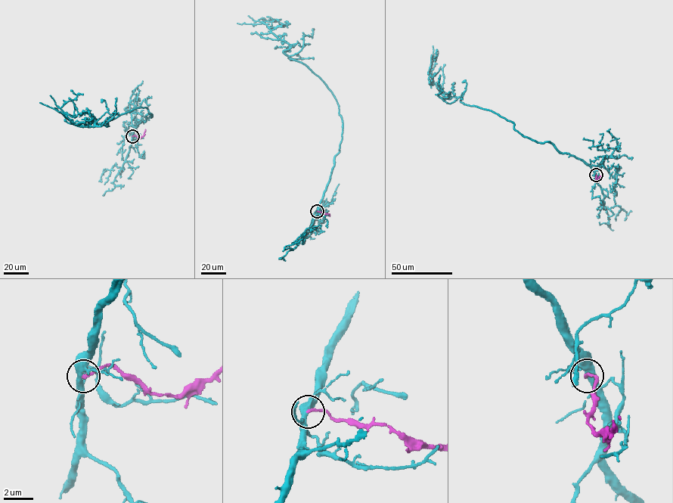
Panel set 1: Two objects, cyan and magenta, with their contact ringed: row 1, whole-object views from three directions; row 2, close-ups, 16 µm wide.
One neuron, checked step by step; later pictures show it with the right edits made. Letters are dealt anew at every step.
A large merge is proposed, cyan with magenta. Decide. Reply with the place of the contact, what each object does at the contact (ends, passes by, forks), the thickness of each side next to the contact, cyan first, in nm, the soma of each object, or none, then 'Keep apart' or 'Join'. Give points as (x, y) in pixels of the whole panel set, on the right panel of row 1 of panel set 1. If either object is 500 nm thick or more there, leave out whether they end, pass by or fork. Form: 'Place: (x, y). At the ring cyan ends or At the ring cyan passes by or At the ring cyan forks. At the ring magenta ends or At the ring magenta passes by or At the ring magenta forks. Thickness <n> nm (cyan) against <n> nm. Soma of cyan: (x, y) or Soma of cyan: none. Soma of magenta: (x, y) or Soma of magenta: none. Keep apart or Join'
Place: (596, 175). At the ring cyan forks. At the ring magenta ends. Thickness 380 nm (cyan) against 180 nm. Soma of cyan: none. Soma of magenta: none. Keep apart

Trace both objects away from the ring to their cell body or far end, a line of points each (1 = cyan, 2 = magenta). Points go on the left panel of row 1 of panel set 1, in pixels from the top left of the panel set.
1: (132, 136), (146, 116), (152, 116), (147, 107), (81, 127), (60, 108), (76, 97), (70, 90)
2: (132, 136), (141, 138), (145, 129)

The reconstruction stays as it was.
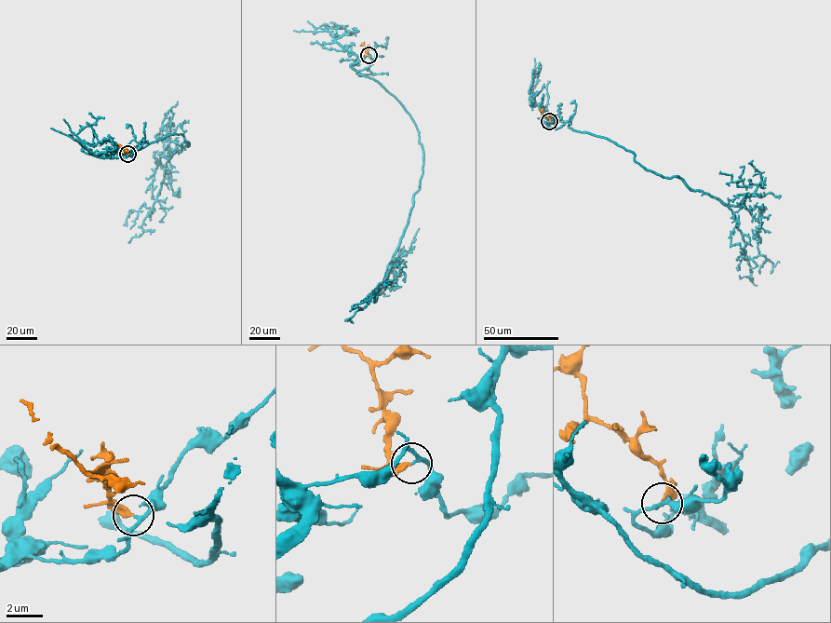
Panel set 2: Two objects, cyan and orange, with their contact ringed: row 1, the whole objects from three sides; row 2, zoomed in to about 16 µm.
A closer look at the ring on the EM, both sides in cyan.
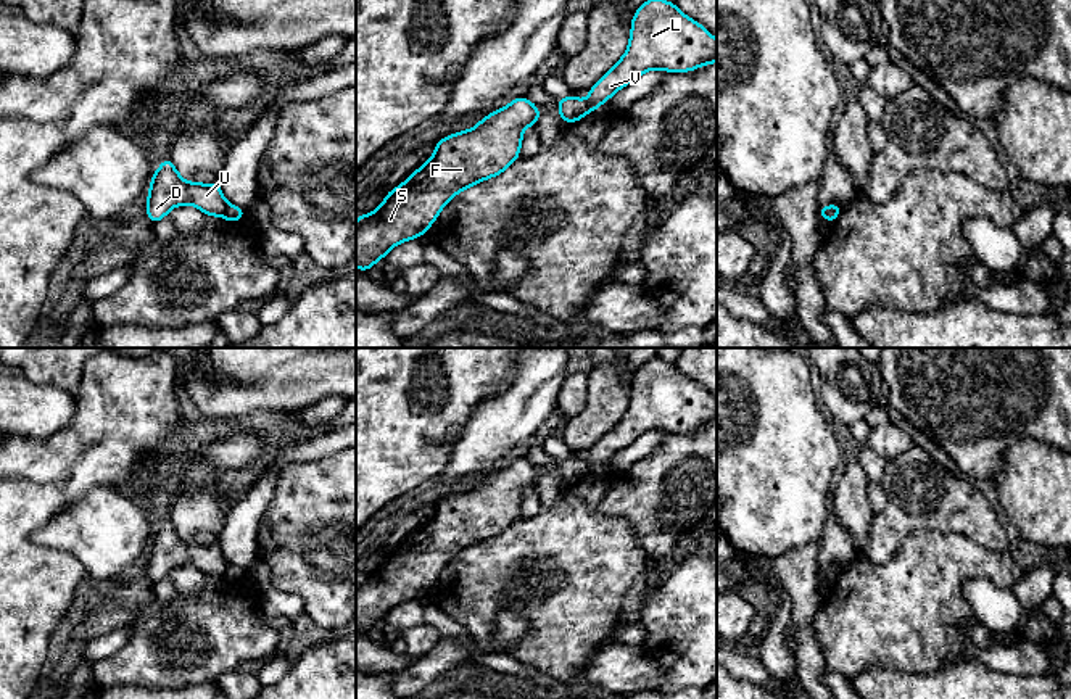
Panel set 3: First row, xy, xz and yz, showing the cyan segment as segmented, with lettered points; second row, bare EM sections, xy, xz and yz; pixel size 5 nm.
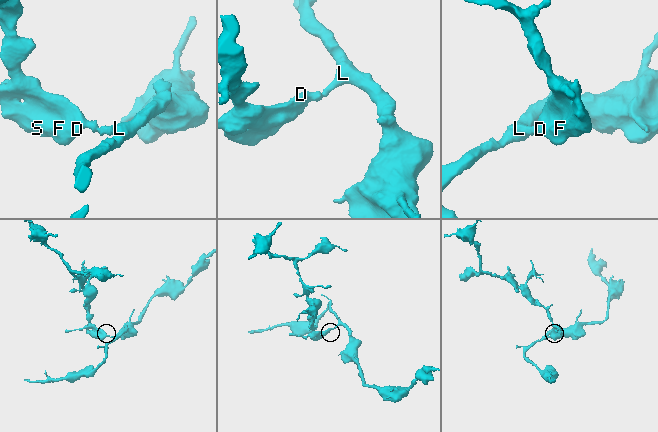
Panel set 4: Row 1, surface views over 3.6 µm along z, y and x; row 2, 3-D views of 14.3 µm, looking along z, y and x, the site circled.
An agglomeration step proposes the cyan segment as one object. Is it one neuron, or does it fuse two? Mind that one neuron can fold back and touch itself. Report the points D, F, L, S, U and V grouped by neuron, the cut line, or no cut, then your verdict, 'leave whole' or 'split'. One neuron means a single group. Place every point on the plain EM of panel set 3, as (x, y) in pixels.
D F S U / L V; cut in xy along (227, 564), (221, 575); split

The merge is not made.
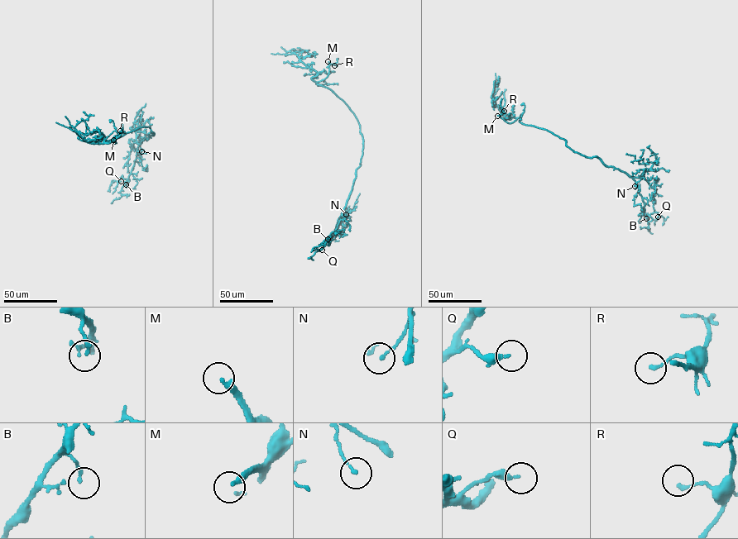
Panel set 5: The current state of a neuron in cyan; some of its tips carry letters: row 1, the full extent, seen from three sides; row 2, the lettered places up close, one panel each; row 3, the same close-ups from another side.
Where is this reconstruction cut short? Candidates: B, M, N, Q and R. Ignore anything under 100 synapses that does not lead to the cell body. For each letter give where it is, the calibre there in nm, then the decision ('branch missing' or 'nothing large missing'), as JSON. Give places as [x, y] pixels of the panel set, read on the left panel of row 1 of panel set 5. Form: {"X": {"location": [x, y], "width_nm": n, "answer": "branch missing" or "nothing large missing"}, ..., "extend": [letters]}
{"B": {"location": [126, 184], "width_nm": 150, "answer": "nothing large missing"}, "M": {"location": [113, 140], "width_nm": 280, "answer": "branch missing"}, "N": {"location": [141, 151], "width_nm": 150, "answer": "nothing large missing"}, "Q": {"location": [121, 181], "width_nm": 260, "answer": "nothing large missing"}, "R": {"location": [120, 131], "width_nm": 150, "answer": "nothing large missing"}, "extend": ["M"]}

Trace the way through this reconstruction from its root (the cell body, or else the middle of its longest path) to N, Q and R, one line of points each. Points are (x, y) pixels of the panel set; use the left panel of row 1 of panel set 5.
N: (153, 132), (153, 135), (152, 131), (149, 134), (148, 139), (137, 142), (141, 151)
Q: (153, 132), (137, 147), (128, 179), (122, 176), (118, 180), (121, 181)
R: (153, 132), (150, 126), (144, 126), (115, 139), (103, 139), (115, 143), (122, 132), (120, 131)

